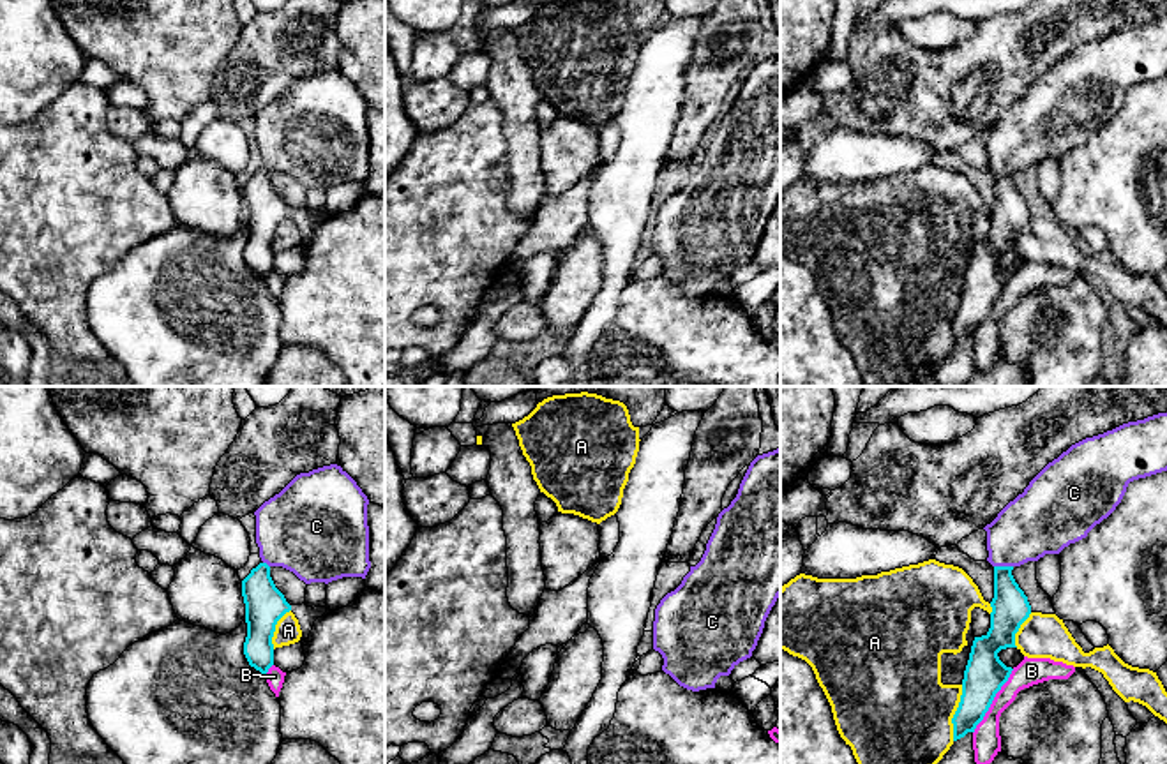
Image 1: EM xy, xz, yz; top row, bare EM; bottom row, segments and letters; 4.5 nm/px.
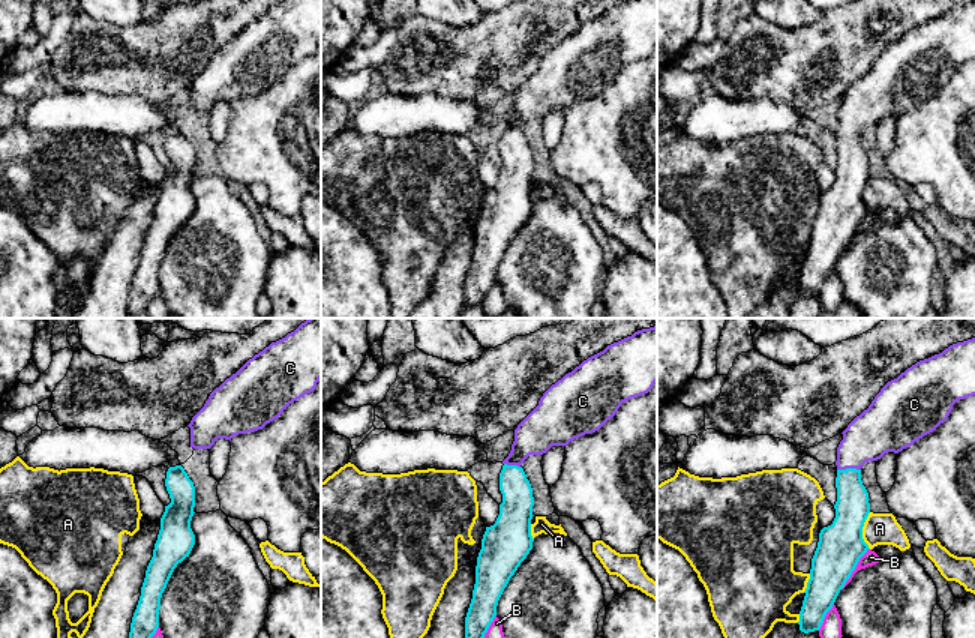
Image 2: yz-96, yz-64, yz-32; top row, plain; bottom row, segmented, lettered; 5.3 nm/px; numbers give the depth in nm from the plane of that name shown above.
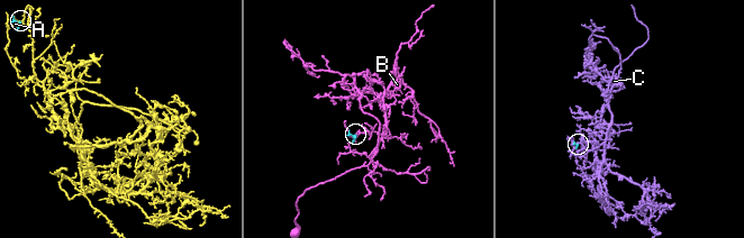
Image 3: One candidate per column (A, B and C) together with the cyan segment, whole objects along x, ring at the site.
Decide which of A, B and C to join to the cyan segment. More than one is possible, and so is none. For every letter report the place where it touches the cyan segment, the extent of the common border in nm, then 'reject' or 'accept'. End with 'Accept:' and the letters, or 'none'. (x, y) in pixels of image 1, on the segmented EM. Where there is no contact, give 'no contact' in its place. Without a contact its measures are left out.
A: meets cyan in yz at (956, 713); contact 260 nm long; reject
B: meets cyan in yz at (993, 699); contact 340 nm long; reject
C: meets cyan in yz at (1003, 567); contact 90 nm long; accept
Accept: C

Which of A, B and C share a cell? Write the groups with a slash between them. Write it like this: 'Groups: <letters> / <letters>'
Groups: A / B / C

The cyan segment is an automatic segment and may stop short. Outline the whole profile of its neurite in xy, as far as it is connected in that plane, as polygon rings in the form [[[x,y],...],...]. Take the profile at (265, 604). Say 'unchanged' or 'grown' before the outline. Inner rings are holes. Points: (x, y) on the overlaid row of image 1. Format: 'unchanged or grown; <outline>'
grown; [[[330,464],[297,475],[254,512],[261,563],[242,580],[244,655],[251,667],[267,674],[274,665],[275,625],[291,610],[270,568],[282,566],[305,584],[365,579],[371,568],[367,505],[357,482]]]

